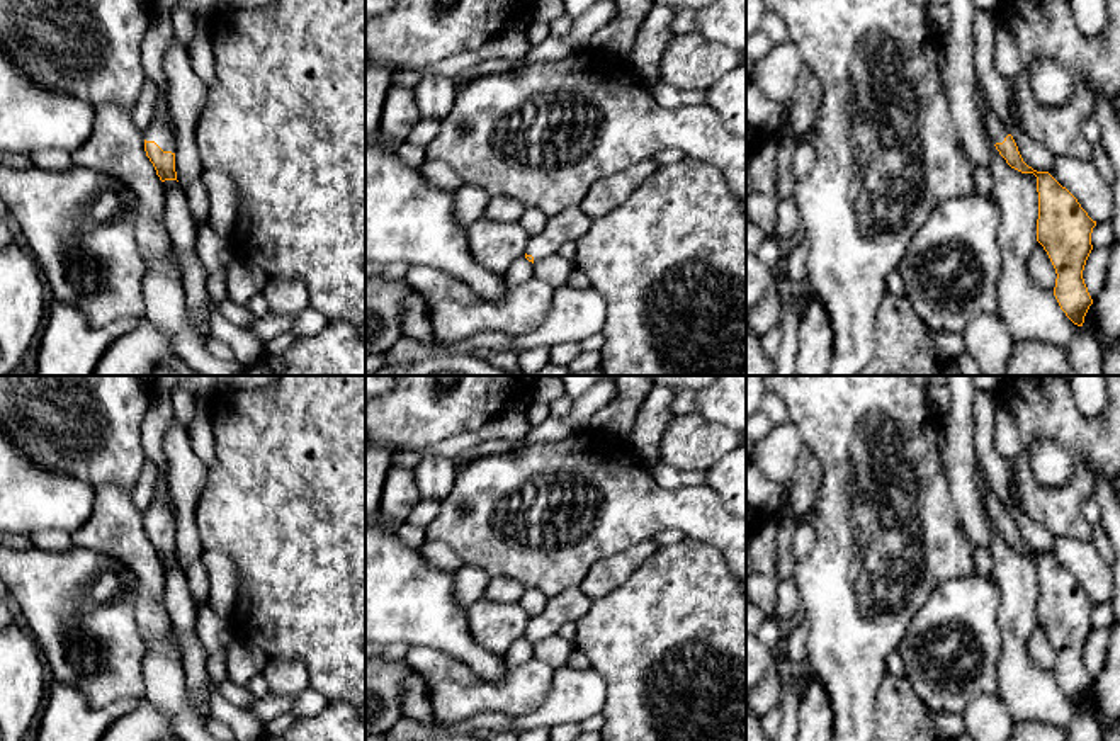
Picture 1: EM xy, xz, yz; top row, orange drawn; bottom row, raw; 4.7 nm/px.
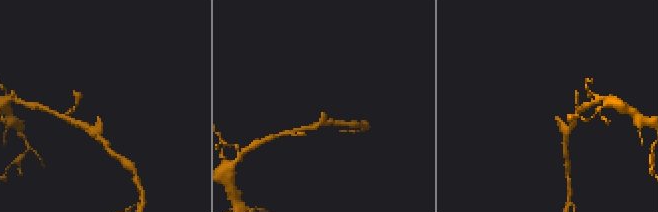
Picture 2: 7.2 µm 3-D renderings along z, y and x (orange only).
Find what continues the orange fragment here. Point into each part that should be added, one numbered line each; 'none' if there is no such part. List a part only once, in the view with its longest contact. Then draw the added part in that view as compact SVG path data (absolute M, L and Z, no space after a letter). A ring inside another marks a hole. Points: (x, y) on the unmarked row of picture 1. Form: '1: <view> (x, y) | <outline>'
1: xy (158, 510) | M153 496L151 503L144 512L146 522L155 522L163 532L175 534L177 530L177 515L168 506L165 496Z

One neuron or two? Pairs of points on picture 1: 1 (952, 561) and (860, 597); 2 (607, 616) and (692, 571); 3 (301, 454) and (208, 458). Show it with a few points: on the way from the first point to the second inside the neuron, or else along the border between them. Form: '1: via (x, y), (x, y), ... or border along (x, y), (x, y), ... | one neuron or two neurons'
1: via (930, 561), (896, 561), (882, 575) | one neuron
2: via (627, 616), (648, 616), (672, 592) | one neuron
3: border along (208, 418), (214, 442), (214, 466), (209, 471) | two neurons

